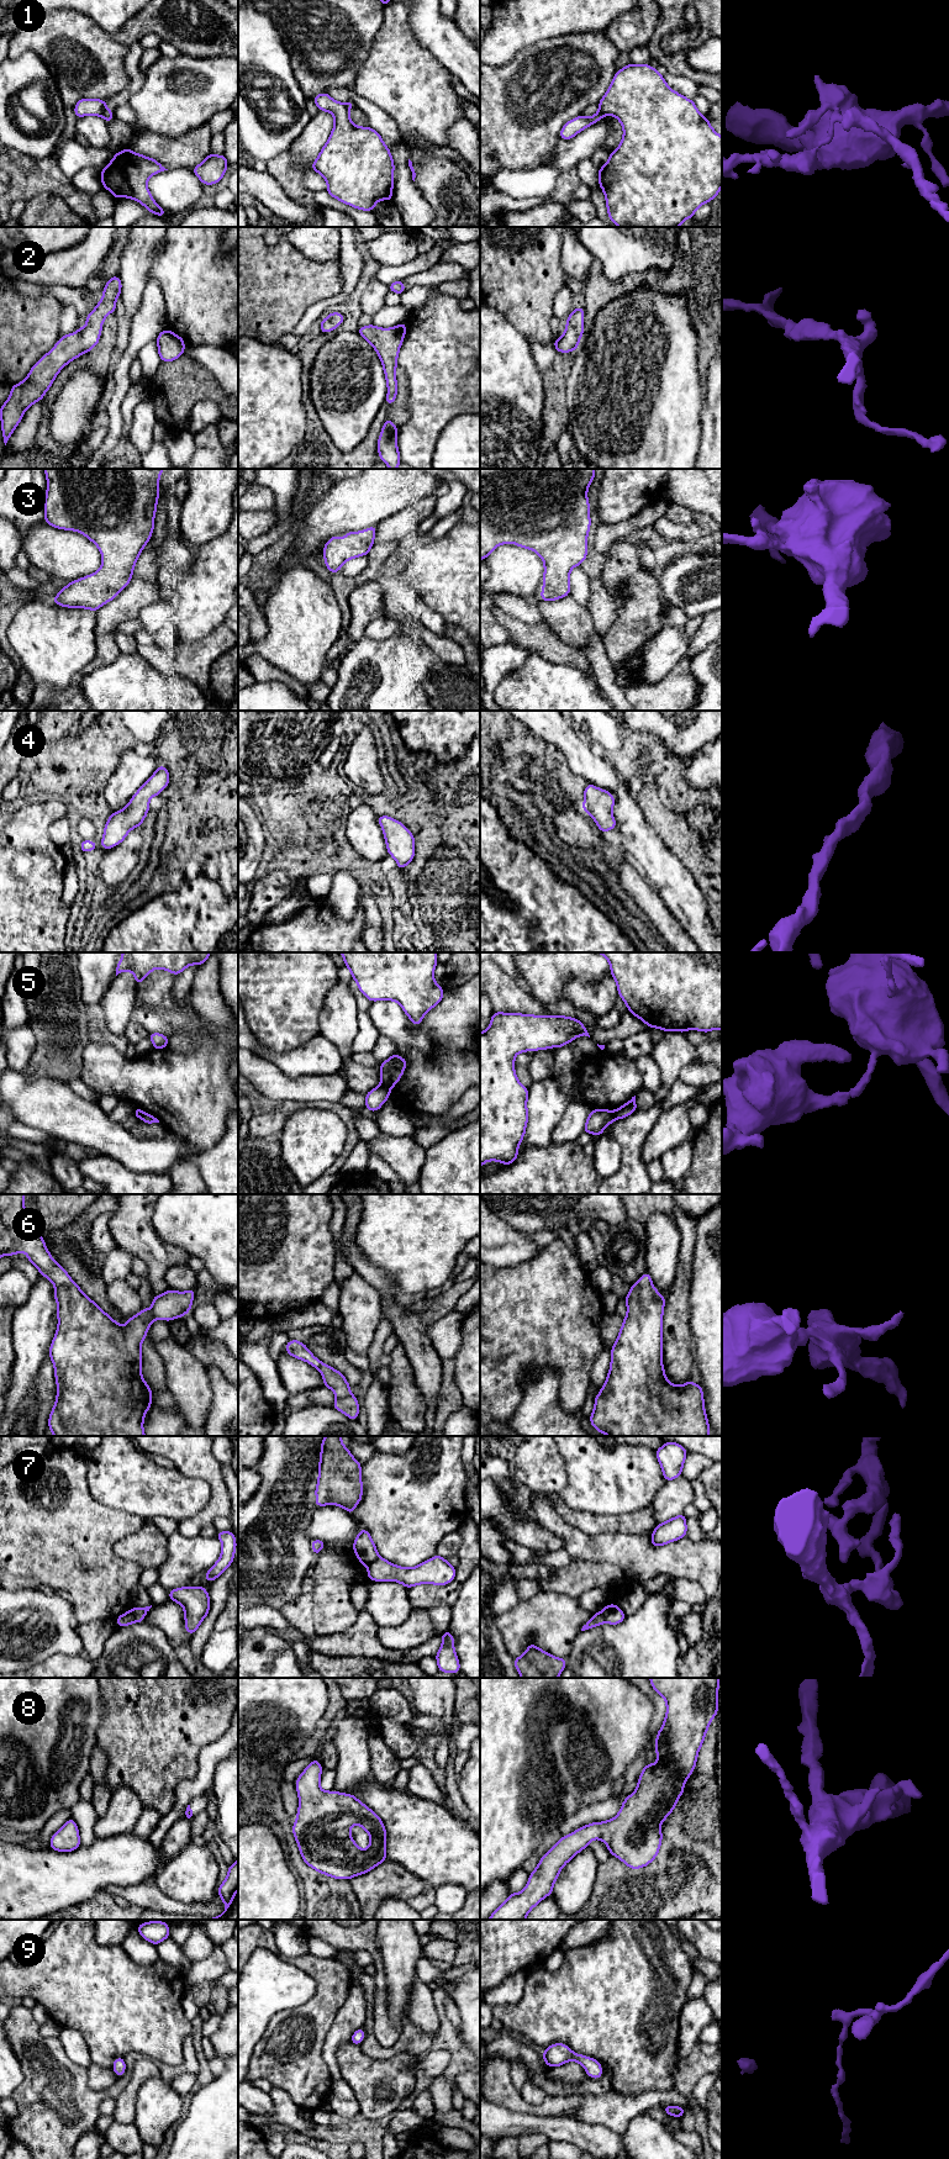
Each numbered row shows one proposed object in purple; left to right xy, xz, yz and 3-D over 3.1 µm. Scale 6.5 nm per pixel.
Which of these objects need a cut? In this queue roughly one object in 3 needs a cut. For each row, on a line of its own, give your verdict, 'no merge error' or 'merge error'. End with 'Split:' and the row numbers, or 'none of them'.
1: merge error
2: no merge error
3: no merge error
4: no merge error
5: merge error
6: no merge error
7: merge error
8: no merge error
9: no merge error
Split: 1, 5, 7

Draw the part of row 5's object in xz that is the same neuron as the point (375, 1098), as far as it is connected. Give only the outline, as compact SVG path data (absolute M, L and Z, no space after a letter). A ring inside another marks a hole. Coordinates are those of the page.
M380 1084L365 1094L365 1108L375 1113L389 1097L390 1091Z

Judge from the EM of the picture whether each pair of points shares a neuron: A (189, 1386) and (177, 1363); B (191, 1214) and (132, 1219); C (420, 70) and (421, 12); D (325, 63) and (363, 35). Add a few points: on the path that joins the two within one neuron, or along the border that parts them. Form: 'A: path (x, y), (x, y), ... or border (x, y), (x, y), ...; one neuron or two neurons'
A: path (188, 1381), (182, 1368); one neuron
B: border (156, 1207), (149, 1221); two neurons
C: border (409, 16), (409, 22), (416, 38), (441, 63); two neurons
D: path (335, 53), (353, 35); one neuron

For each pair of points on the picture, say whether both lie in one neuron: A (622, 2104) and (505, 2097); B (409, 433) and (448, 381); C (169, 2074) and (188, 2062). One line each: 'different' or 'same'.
A: same
B: same
C: same

